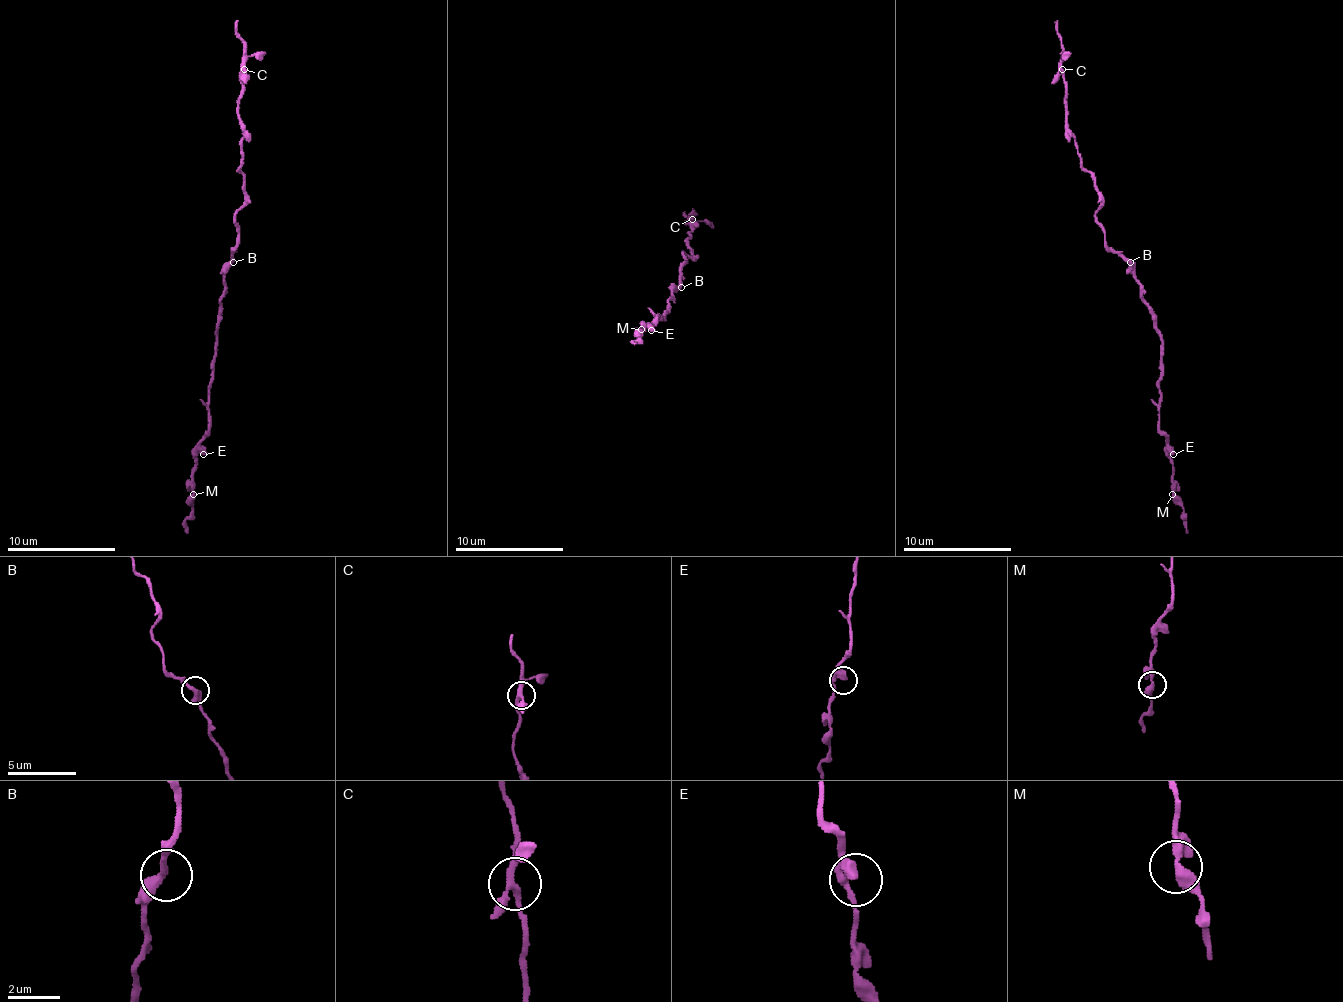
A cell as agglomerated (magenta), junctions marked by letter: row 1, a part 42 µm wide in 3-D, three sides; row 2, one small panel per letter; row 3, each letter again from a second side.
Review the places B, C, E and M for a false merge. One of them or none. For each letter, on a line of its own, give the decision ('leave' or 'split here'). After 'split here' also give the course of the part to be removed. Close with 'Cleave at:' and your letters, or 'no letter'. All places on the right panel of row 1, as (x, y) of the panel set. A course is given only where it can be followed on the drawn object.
B: leave
C: leave
E: leave
M: split here | (1173, 495), (1187, 533)
Cleave at: M

